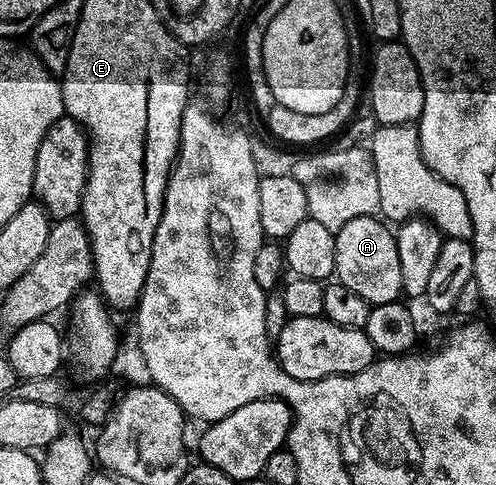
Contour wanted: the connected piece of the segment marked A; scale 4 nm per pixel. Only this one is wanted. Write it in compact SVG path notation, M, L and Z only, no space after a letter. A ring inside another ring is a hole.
M374 215L345 221L345 225L335 232L335 275L338 282L365 297L365 301L372 305L398 300L403 295L403 286L395 231L382 218Z

